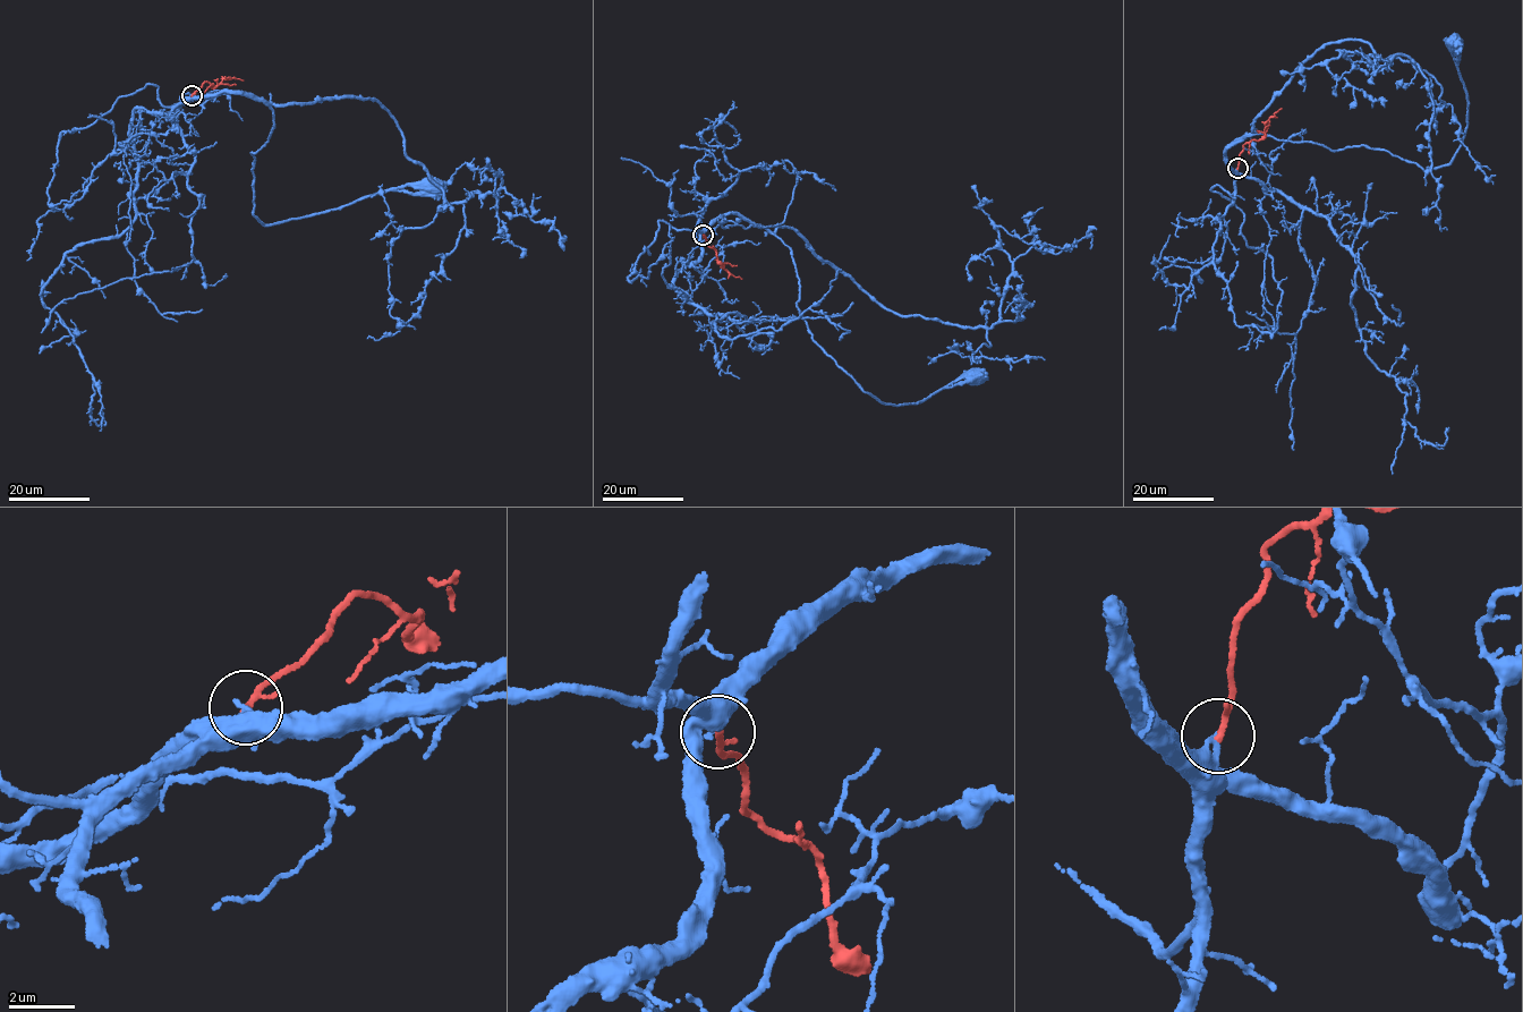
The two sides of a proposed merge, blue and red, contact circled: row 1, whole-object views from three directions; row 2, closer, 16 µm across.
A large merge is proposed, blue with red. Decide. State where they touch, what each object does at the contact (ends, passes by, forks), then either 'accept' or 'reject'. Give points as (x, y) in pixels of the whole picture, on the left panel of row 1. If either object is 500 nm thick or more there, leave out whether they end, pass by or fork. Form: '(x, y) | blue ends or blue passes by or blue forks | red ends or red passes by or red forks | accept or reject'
(192, 95) | blue ends | red ends | accept

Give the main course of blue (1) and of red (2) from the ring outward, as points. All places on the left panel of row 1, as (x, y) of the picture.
1: (190, 95), (235, 92), (270, 105), (273, 127), (251, 153), (253, 214), (263, 224), (389, 190), (433, 188)
2: (192, 95), (205, 82), (215, 86), (224, 77), (243, 81)

